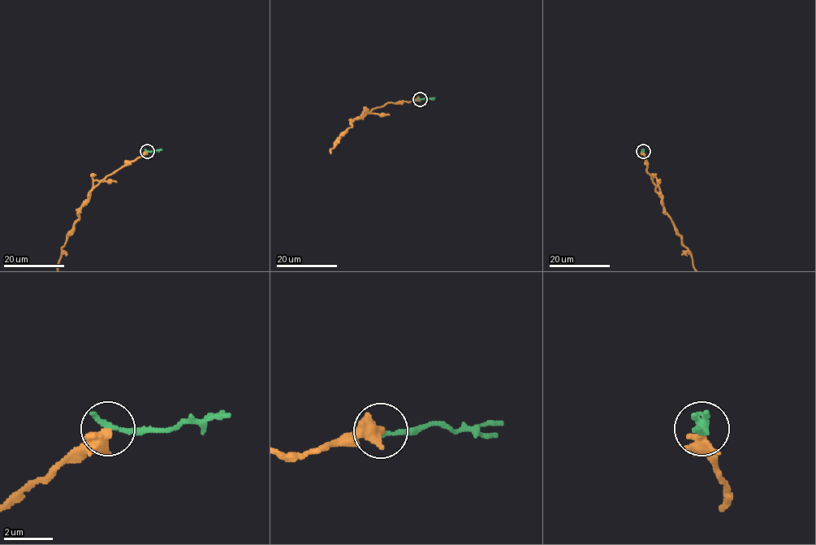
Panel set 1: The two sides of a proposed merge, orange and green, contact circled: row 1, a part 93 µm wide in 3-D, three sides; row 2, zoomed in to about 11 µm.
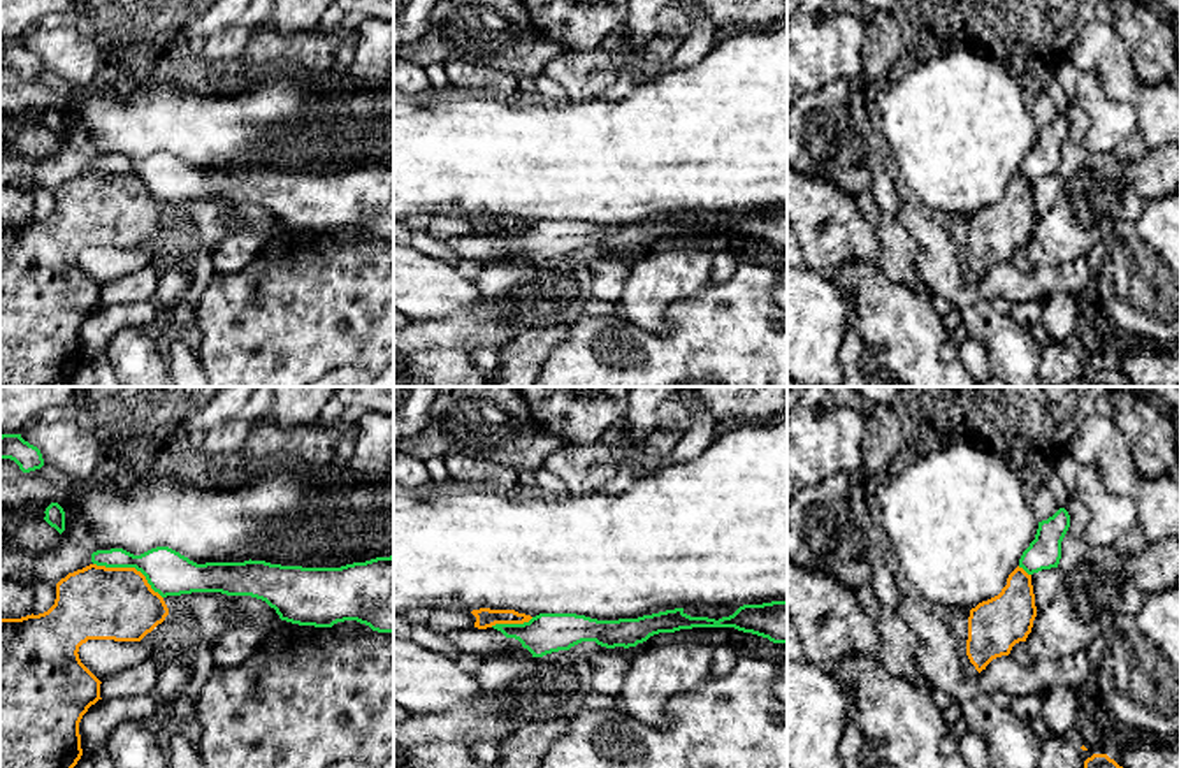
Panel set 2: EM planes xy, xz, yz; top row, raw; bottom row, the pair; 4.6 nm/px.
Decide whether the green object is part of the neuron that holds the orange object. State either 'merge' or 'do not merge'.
do not merge

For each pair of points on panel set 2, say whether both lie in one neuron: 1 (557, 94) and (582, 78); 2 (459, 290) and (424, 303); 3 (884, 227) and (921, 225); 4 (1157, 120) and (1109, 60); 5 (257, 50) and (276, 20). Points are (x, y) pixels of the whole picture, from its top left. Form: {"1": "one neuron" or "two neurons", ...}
{"1": "two neurons", "2": "one neuron", "3": "two neurons", "4": "one neuron", "5": "two neurons"}

